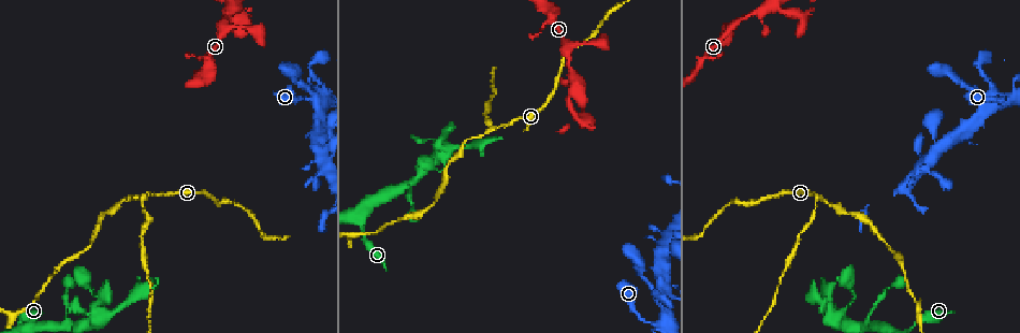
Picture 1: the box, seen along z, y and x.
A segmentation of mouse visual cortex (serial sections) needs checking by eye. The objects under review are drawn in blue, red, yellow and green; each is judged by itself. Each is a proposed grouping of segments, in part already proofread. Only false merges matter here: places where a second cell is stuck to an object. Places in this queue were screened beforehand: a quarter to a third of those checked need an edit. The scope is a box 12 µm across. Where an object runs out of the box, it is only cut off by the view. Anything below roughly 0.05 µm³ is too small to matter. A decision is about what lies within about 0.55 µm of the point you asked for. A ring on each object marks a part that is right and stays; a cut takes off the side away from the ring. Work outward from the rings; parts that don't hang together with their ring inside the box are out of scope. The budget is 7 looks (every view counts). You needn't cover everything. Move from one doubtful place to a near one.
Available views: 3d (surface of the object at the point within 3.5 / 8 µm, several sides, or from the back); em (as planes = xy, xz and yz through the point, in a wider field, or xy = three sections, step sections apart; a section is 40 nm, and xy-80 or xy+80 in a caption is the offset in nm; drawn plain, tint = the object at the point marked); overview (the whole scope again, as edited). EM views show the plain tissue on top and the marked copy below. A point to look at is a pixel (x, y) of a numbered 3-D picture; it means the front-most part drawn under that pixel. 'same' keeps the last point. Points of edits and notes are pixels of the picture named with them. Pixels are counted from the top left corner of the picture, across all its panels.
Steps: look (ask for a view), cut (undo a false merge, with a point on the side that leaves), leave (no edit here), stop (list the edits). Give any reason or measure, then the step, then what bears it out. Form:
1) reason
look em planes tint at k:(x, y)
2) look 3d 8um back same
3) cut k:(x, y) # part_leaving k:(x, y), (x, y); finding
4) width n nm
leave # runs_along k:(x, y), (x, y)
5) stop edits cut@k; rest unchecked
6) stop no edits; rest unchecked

sharp bend
look 3d 3.5um at 1:(819, 199)

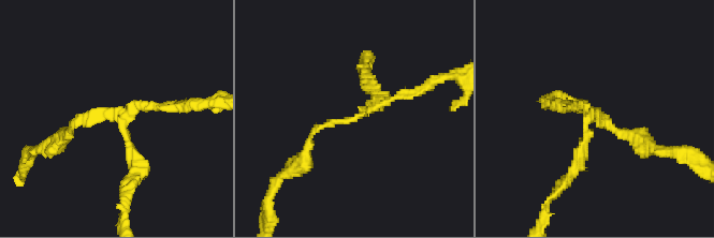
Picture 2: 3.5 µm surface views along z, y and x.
look em xy step 5 tint at 2:(587, 114)

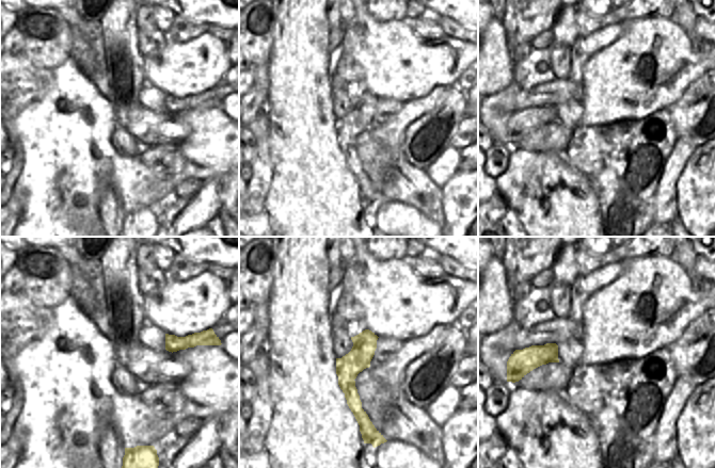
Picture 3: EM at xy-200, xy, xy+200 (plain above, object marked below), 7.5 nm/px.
width 180 nm
cut 2:(135, 159) # part_leaving 2:(124, 124), (136, 157), (124, 213); a second cell is stuck on

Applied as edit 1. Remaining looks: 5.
look overview

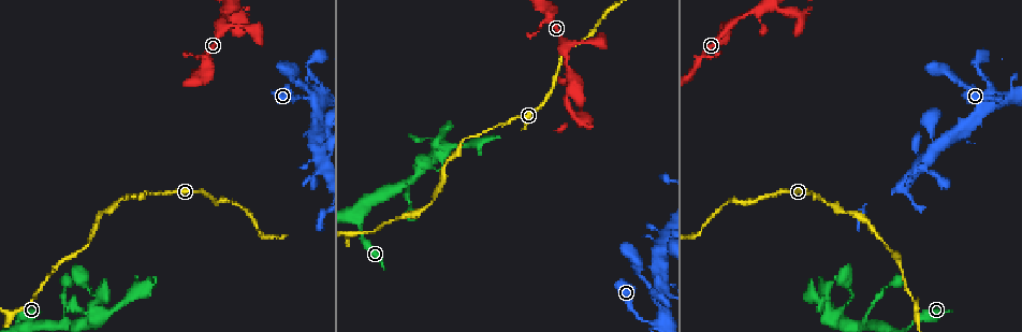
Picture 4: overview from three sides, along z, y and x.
sudden change in width
look 3d 8um at 4:(306, 99)

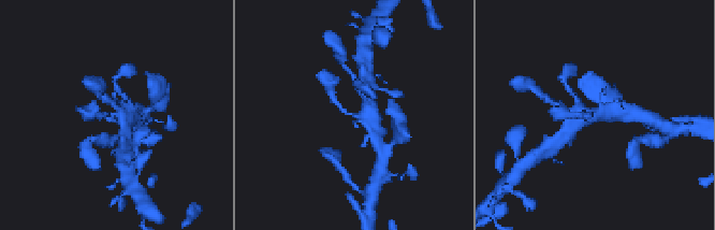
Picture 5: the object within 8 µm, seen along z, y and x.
arms 4; arm_widths 200, 200, 450, 500 nm
look em xy step 2 tint at 5:(593, 114)

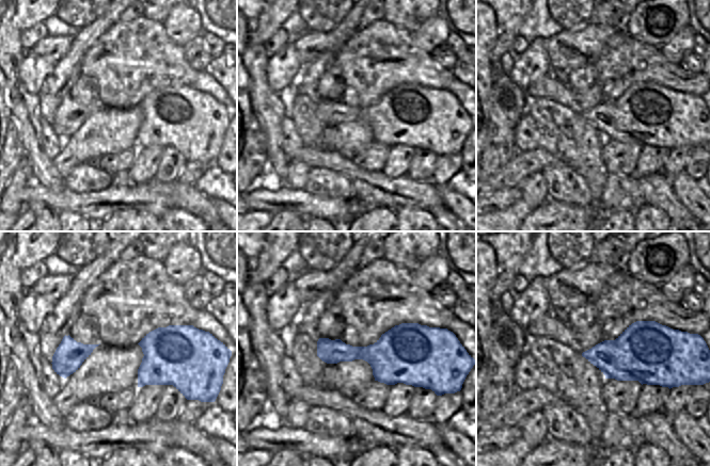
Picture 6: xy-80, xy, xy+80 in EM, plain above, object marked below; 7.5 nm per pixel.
leave # runs_along 5:(90, 114), (127, 114), (128, 119); all the same cell

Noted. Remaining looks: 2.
four or more arms meet
look 3d 8um at 4:(106, 317)

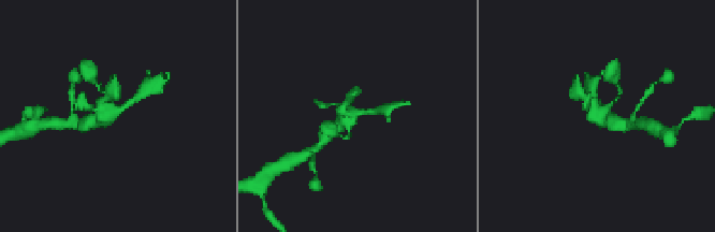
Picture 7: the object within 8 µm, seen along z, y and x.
shape alone is not enough
look em planes tint at 7:(355, 116)

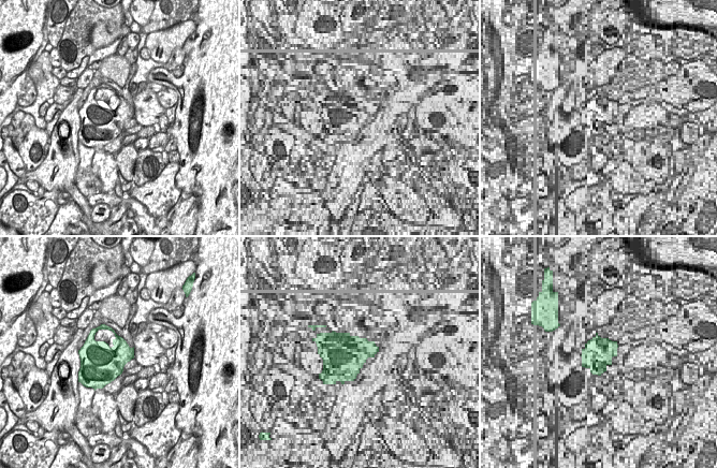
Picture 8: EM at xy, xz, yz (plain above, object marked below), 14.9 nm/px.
width 550 nm
leave # runs_along 7:(325, 136), (347, 116), (374, 111); continuous, no second cell

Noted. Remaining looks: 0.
stop edits cut@2; rest unchecked

